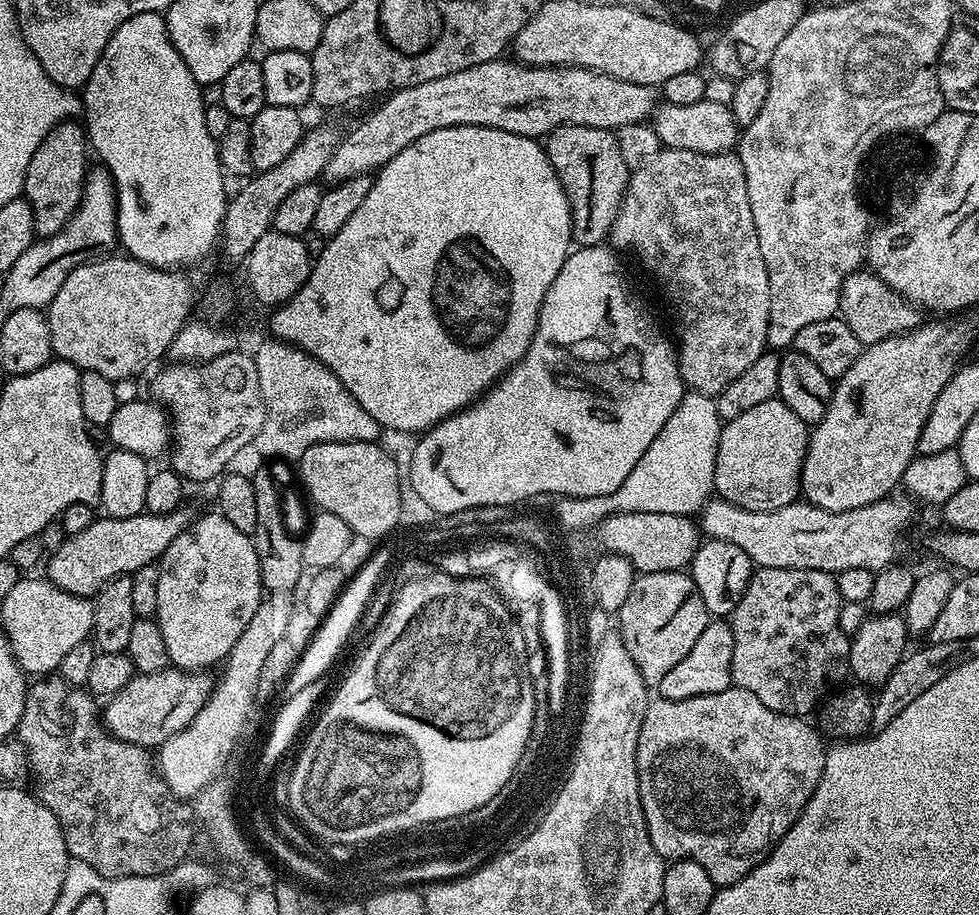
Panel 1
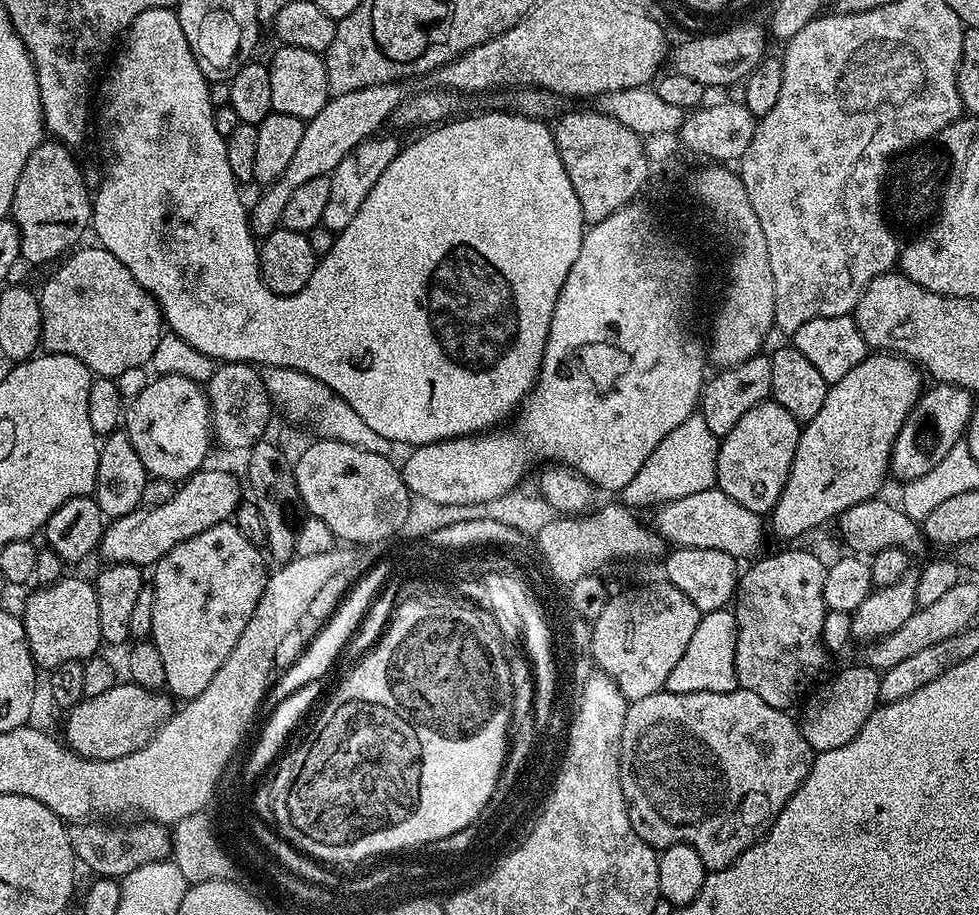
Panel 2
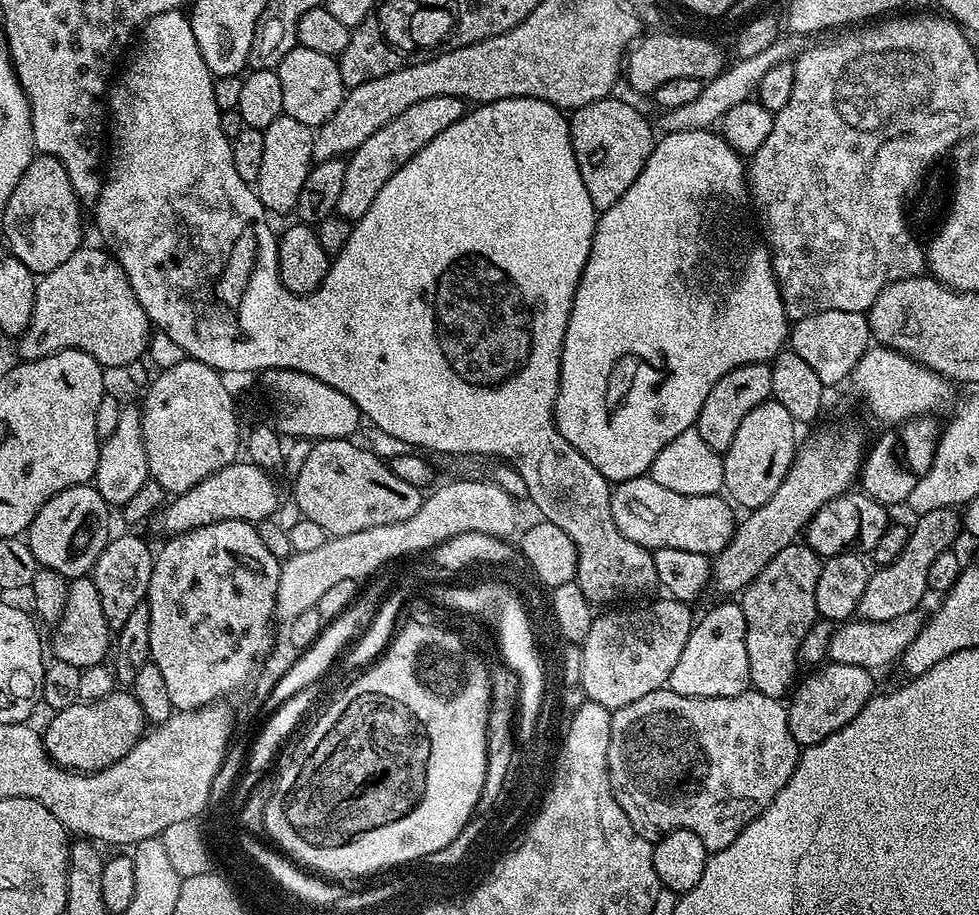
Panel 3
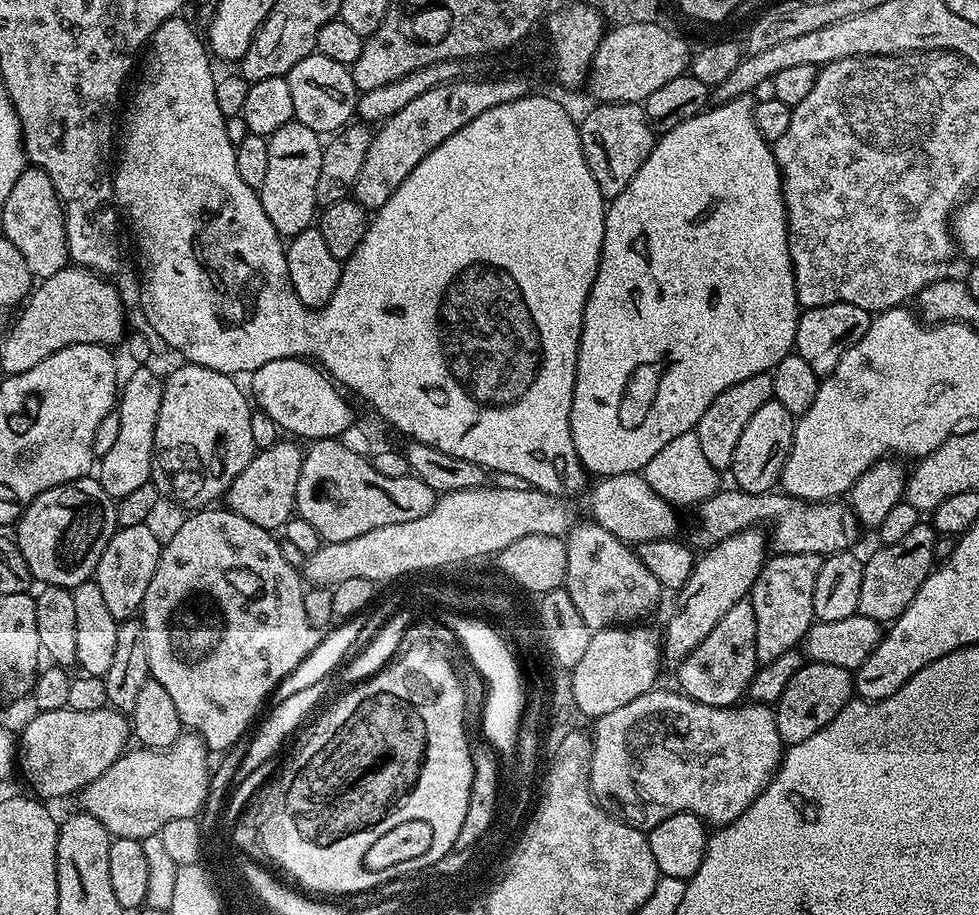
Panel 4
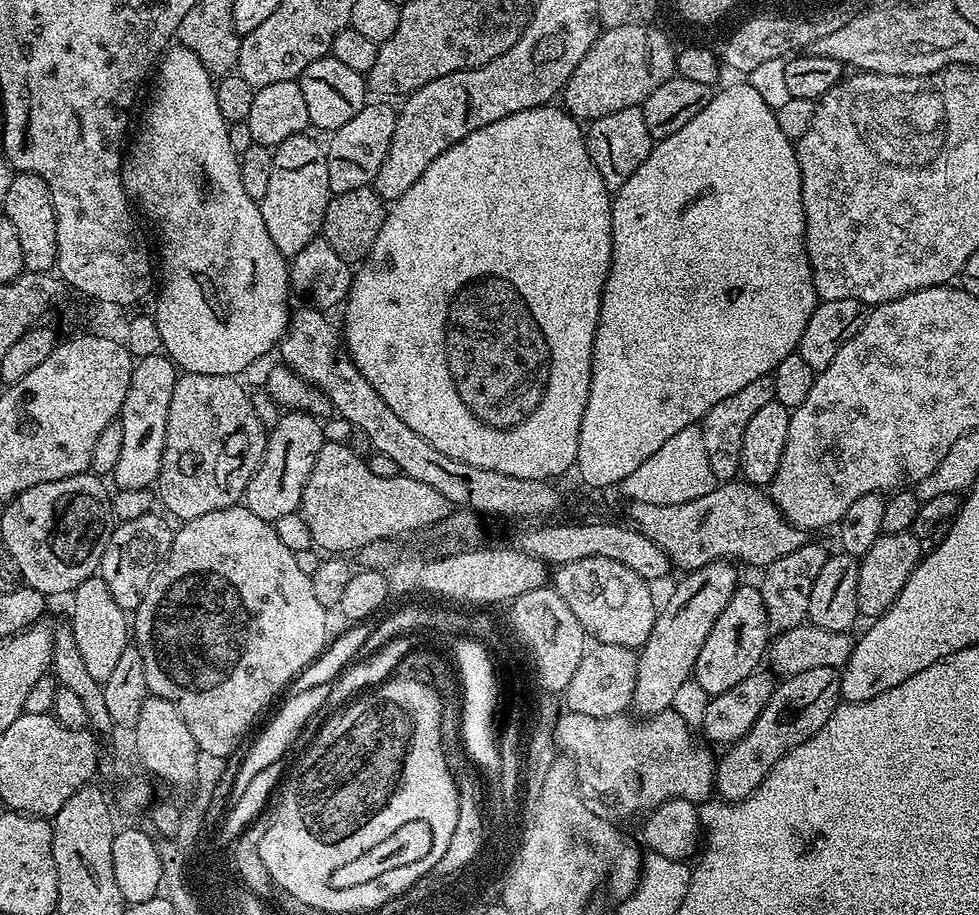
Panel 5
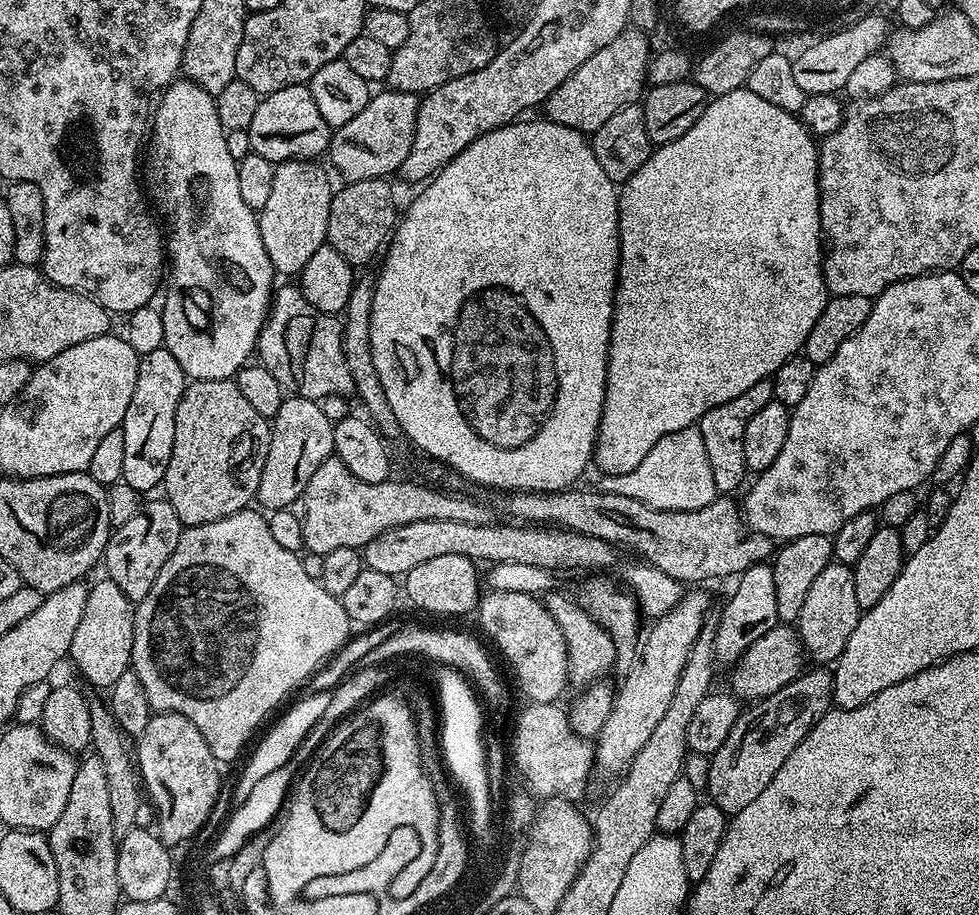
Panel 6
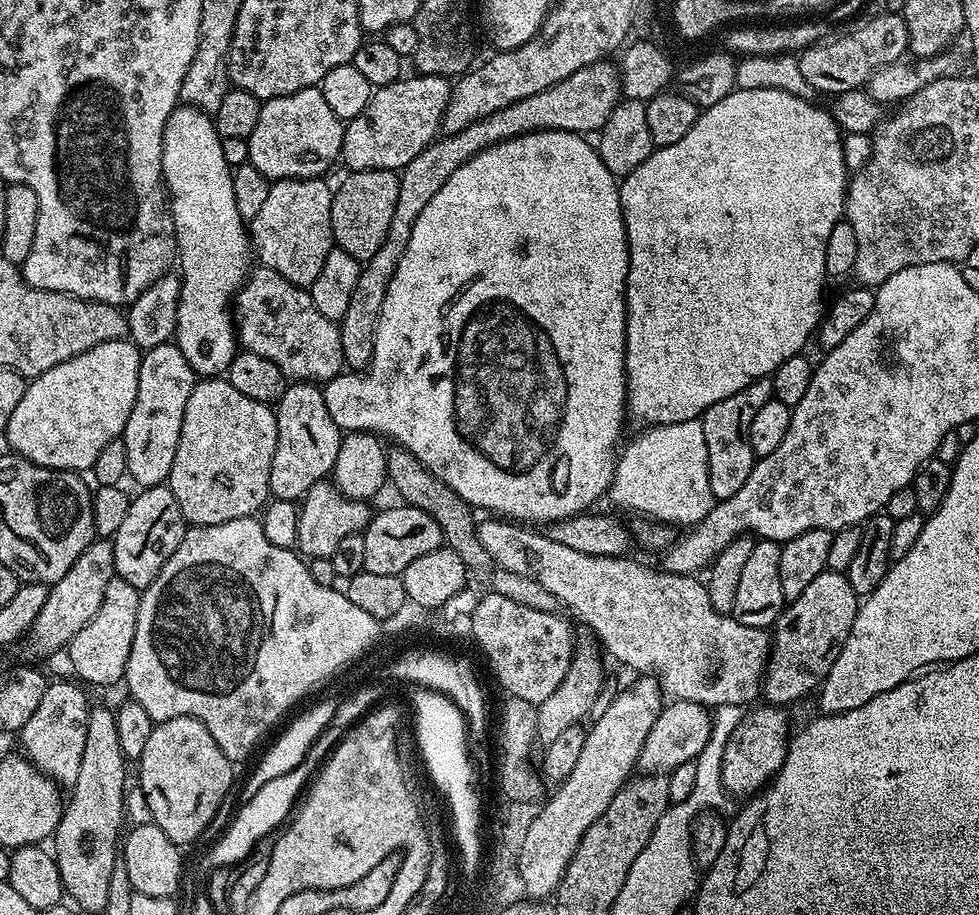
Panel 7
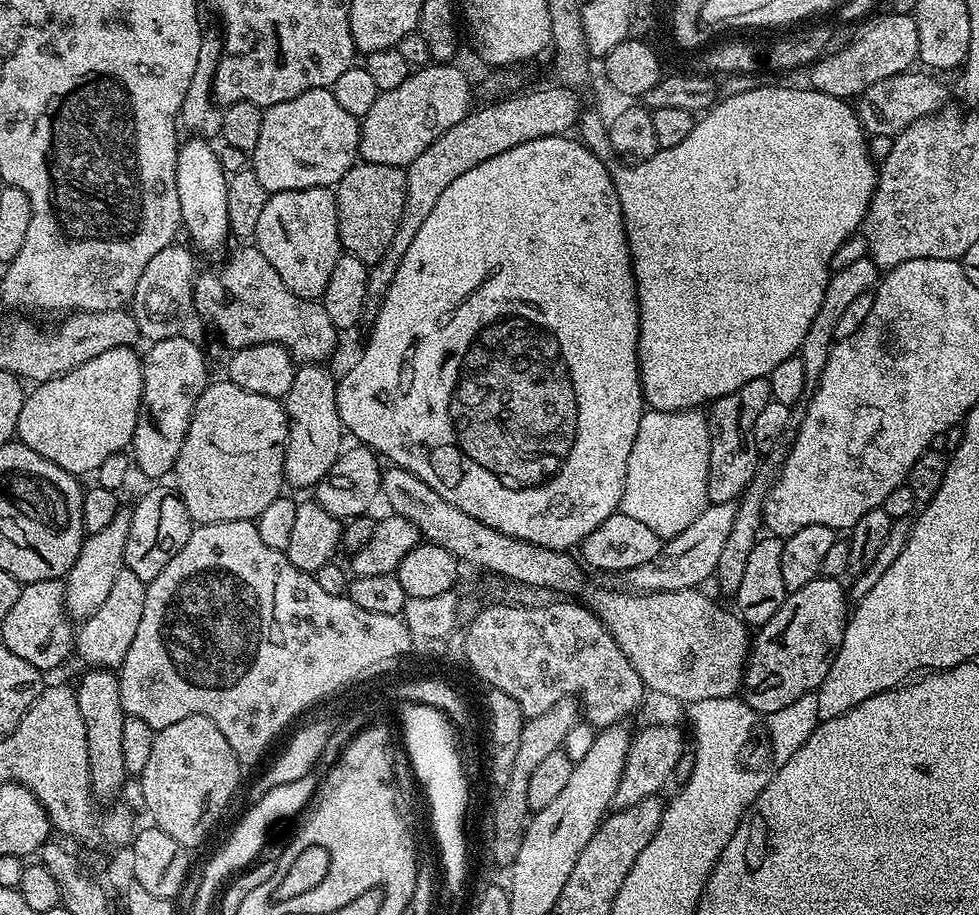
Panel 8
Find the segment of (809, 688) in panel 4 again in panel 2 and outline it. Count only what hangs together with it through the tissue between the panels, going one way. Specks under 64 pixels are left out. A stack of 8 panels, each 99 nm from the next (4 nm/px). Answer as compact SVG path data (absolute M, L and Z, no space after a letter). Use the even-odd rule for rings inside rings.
M858 664L844 669L817 687L816 696L805 706L800 717L803 737L815 753L836 750L857 737L866 719L879 707L880 677L881 673L877 669Z

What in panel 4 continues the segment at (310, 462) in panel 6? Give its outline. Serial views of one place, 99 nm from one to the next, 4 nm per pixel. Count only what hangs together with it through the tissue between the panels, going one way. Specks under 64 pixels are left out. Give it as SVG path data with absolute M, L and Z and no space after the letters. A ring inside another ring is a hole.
M281 438L268 448L259 449L250 466L246 466L246 470L242 470L242 474L238 474L238 478L234 478L228 487L226 507L234 514L242 514L246 522L254 522L254 526L269 530L283 529L296 510L298 474L302 474L304 461L304 452L298 445L291 439Z

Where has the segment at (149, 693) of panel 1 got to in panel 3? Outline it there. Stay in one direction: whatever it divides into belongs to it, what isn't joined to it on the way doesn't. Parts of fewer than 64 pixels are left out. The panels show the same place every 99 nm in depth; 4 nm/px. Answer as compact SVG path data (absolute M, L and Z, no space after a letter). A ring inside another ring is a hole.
M117 690L101 700L78 702L51 717L48 729L43 729L42 739L48 757L60 767L74 772L101 772L114 766L118 758L130 754L145 735L146 721L142 706L132 697L131 691Z

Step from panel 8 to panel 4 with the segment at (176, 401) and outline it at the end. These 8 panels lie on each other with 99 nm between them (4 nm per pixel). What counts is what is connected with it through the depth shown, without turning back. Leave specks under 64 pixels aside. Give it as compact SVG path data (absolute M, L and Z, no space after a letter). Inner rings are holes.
M136 366L129 374L128 381L123 381L122 387L118 392L118 407L115 409L118 414L118 438L105 456L98 460L98 479L102 490L111 496L113 500L121 500L126 494L133 490L138 490L138 486L149 483L152 480L152 459L154 458L154 430L158 426L158 410L162 407L162 390L164 380L162 376L152 369L152 366Z

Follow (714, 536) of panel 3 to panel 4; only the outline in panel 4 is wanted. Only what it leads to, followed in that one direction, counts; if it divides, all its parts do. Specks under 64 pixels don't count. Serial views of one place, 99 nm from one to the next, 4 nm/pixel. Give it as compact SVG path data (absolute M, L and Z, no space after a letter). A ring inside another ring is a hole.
M631 472L606 476L595 481L592 497L588 500L588 508L592 511L591 519L610 534L623 540L629 546L639 546L647 540L667 540L675 537L677 509L667 504L644 481L643 475Z

